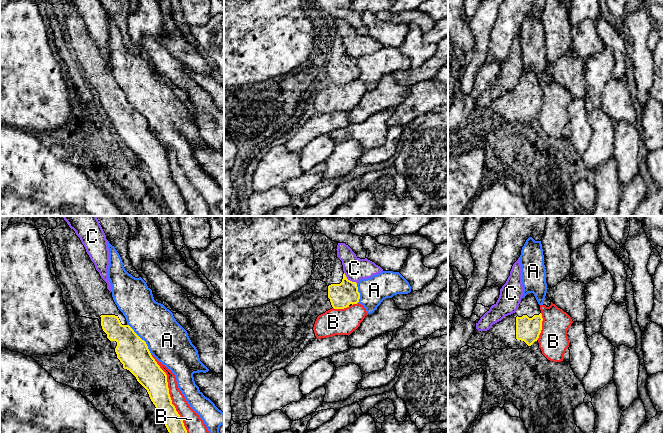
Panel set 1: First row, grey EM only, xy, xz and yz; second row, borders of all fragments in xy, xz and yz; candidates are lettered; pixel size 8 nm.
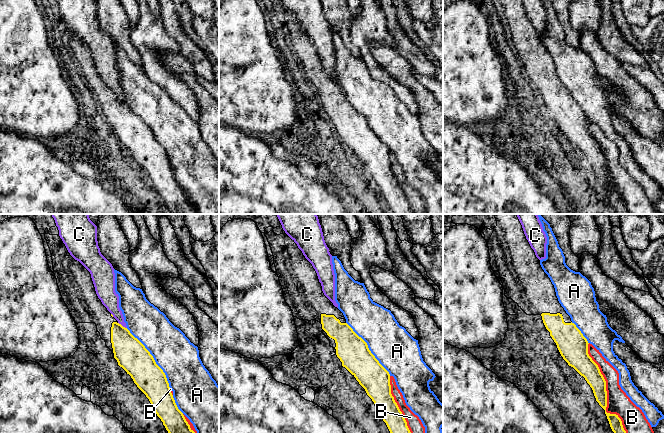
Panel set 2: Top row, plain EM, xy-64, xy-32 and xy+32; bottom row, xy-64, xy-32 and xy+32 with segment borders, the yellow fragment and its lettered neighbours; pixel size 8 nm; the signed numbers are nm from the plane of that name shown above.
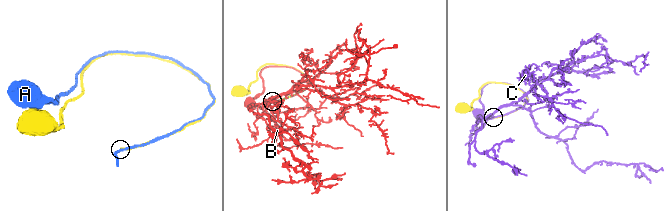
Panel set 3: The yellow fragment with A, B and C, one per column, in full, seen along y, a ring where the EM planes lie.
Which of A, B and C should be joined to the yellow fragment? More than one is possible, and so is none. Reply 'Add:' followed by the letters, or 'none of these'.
Add: none of these

